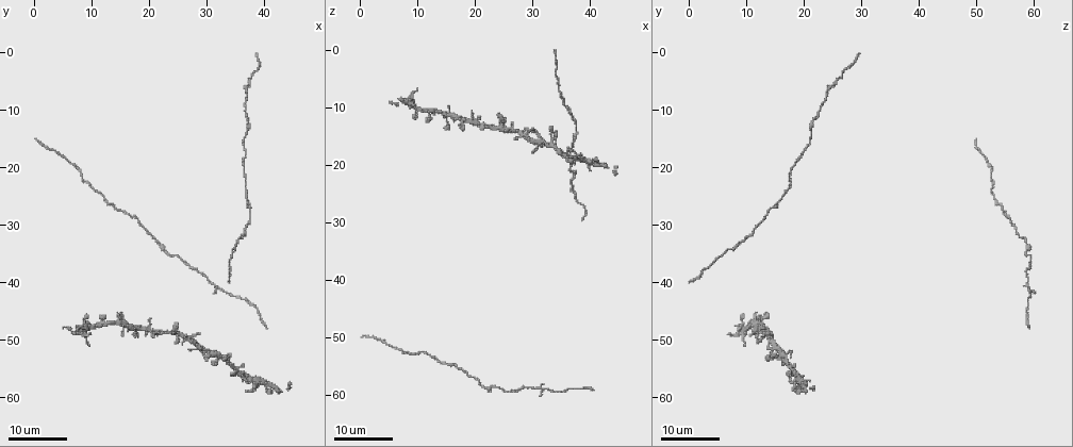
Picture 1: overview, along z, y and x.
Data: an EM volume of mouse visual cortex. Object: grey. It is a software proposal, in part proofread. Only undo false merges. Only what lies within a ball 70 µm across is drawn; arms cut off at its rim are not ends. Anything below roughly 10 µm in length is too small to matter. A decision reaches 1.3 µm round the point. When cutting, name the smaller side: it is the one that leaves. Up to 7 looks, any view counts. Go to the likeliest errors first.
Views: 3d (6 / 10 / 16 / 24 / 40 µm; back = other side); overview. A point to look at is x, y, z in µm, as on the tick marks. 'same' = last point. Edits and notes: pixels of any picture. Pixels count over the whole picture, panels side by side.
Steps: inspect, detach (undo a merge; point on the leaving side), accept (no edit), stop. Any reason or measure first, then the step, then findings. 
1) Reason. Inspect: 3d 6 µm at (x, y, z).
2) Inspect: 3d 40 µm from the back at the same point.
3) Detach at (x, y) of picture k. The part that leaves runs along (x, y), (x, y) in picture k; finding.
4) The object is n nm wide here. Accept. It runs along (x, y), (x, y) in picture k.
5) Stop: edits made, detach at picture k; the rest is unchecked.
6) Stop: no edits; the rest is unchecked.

Three-way junction. Inspect: 3d 24 µm at (33.0, 41.0, 59.0).

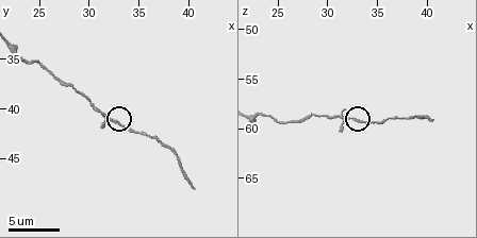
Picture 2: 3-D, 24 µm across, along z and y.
Zoom in. Inspect: 3d 6 µm at (32.8, 41.2, 59.2).

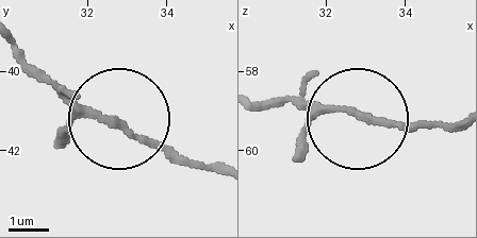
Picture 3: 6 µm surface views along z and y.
3 arms meet here. Accept. All the same neuron.

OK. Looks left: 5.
Arms part here. Inspect: 3d 16 µm at (27.5, 49.0, 14.5).

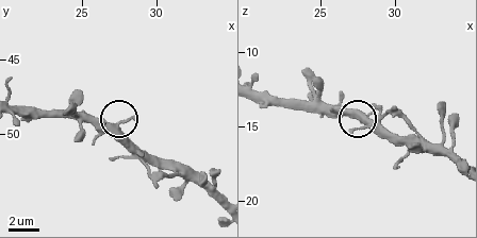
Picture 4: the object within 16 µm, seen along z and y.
Inspect: 3d 6 µm at the same point.

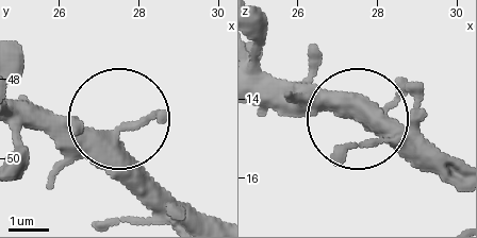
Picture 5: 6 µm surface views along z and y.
From behind. Inspect: 3d 6 µm from the back at the same point.

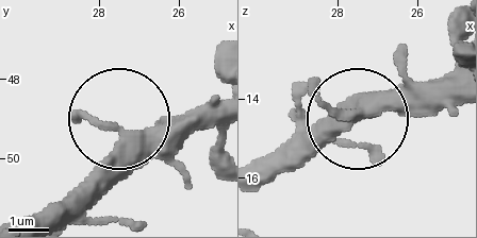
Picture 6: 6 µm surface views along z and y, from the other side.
The object is 400 nm wide here. Accept. It runs along (47, 210), (121, 126), (207, 130) in picture 6; one neuron here.

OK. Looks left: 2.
Calibre changes. Inspect: 3d 10 µm at (23.4, 35.0, 58.8).

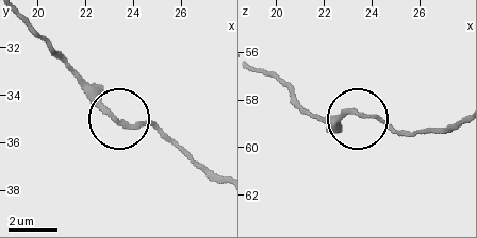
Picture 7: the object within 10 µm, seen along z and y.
The object is 190 nm wide here. Accept. It runs along (217, 182), (150, 125), (119, 117), (66, 65) in picture 7; one neuron here.

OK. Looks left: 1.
Stop: no edits; the rest is unchecked.

